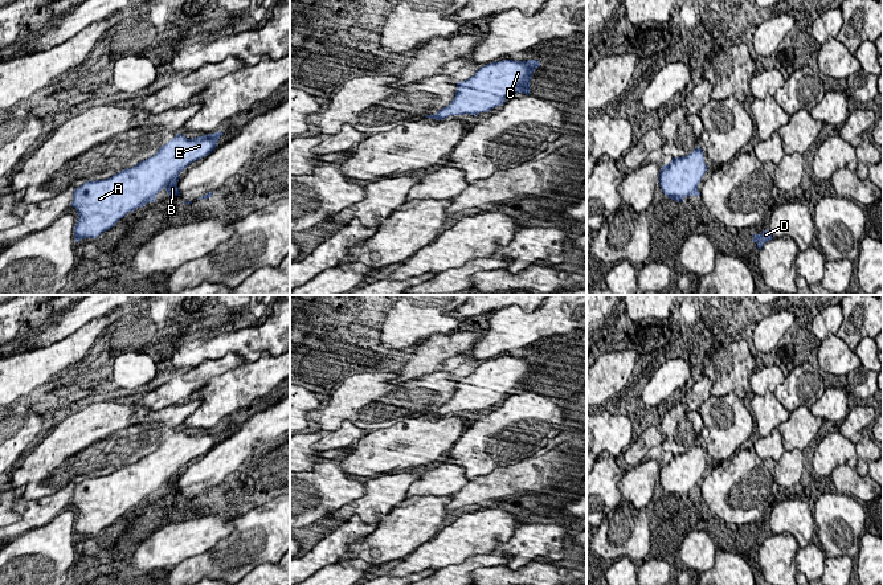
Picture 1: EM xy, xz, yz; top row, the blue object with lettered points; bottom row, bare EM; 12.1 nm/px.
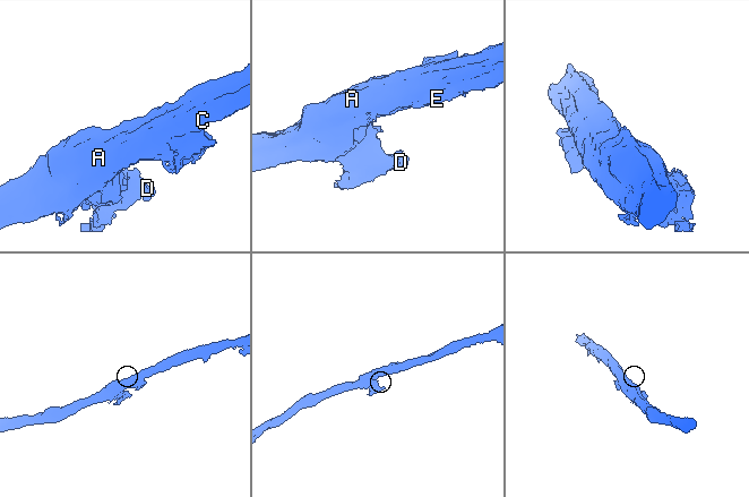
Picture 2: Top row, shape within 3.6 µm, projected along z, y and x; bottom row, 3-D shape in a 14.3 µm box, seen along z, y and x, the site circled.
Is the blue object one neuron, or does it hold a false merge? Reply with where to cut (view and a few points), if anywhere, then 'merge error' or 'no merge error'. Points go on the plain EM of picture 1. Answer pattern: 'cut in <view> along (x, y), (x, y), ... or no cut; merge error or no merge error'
no cut; no merge error

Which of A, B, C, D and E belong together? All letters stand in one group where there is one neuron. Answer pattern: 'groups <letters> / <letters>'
groups A B C D E

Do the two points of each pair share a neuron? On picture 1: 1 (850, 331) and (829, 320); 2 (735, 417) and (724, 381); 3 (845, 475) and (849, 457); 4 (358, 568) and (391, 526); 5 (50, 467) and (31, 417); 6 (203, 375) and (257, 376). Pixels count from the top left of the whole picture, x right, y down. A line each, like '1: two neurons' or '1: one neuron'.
1: two neurons
2: two neurons
3: two neurons
4: two neurons
5: two neurons
6: two neurons

